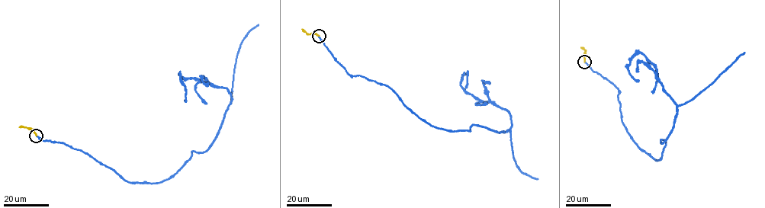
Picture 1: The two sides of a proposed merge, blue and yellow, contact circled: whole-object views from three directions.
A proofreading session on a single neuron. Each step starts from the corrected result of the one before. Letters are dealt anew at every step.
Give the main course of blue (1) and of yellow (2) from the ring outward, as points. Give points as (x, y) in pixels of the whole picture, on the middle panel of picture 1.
1: (318, 36), (348, 74), (385, 84), (431, 125), (509, 129), (506, 110), (461, 84), (467, 73), (465, 88)
2: (318, 35), (306, 33), (302, 29)

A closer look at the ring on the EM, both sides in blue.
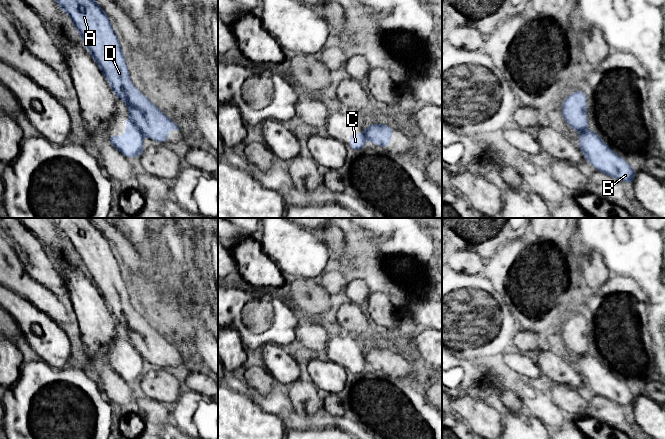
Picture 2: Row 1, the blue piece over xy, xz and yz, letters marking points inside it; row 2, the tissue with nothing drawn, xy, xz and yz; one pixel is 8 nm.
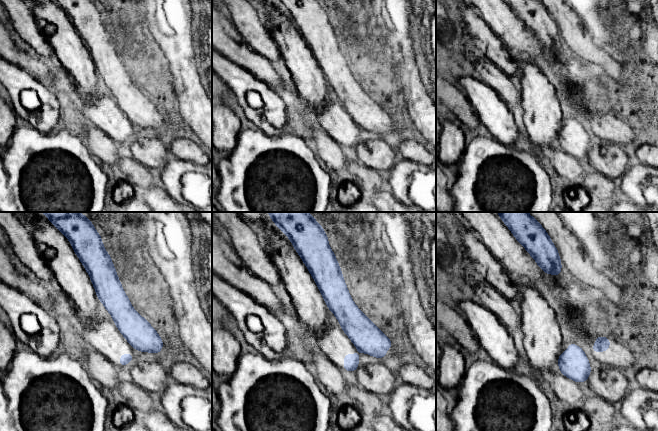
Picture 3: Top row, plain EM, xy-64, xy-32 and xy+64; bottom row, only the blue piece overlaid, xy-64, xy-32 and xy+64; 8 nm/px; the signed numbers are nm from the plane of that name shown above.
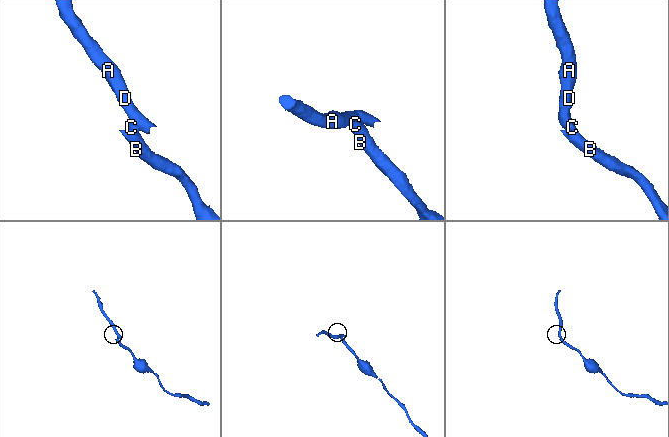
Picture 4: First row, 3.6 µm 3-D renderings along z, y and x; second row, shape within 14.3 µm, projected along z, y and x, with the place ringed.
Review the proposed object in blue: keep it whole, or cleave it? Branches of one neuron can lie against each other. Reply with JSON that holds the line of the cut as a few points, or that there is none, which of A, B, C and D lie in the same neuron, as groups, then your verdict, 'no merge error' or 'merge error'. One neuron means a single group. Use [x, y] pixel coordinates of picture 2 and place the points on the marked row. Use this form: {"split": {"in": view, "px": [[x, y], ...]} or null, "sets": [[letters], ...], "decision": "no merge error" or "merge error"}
{"split": {"in": "xy", "px": [[129, 118], [143, 134]]}, "sets": [["A", "D"], ["B", "C"]], "decision": "merge error"}

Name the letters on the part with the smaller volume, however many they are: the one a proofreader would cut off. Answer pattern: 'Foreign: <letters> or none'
Foreign: A, D

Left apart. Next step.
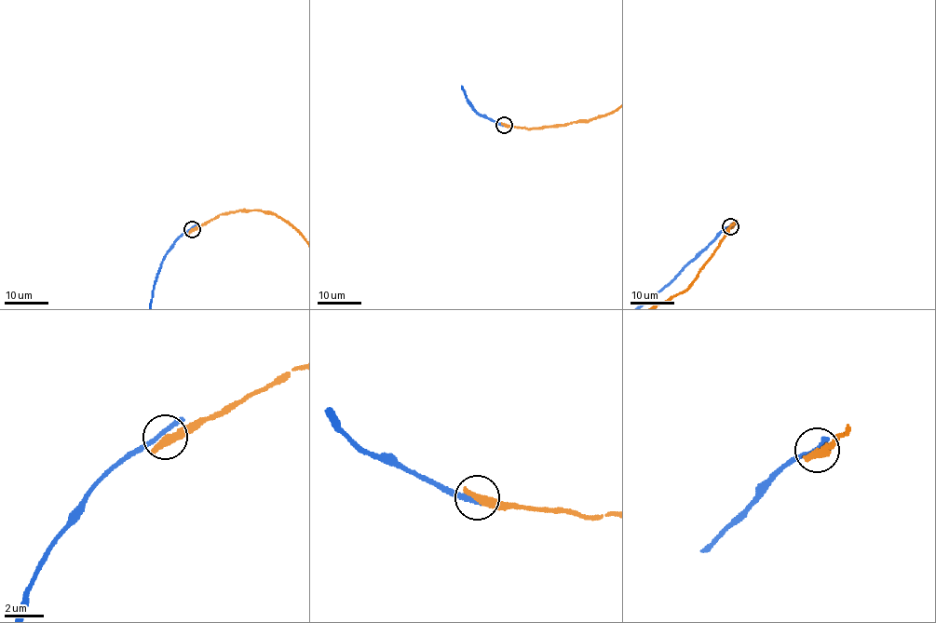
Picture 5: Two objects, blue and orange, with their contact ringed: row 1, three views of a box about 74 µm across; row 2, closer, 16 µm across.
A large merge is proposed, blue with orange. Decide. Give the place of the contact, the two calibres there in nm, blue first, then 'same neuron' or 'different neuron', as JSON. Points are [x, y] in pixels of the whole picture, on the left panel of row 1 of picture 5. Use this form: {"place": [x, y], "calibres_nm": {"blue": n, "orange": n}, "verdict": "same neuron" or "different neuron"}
{"place": [192, 229], "calibres_nm": {"blue": 340, "orange": 500}, "verdict": "different neuron"}

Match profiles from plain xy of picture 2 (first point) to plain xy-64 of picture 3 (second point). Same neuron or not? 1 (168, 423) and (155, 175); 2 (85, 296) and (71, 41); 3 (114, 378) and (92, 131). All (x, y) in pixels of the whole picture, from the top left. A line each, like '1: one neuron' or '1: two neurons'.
1: one neuron
2: one neuron
3: one neuron

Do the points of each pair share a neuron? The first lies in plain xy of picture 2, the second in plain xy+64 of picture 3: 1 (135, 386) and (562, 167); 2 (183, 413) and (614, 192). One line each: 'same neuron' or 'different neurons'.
1: different neurons
2: different neurons

